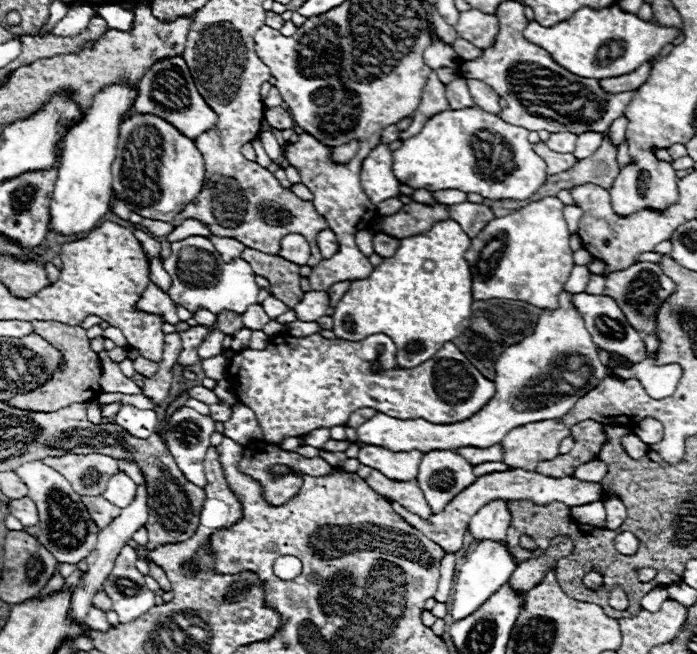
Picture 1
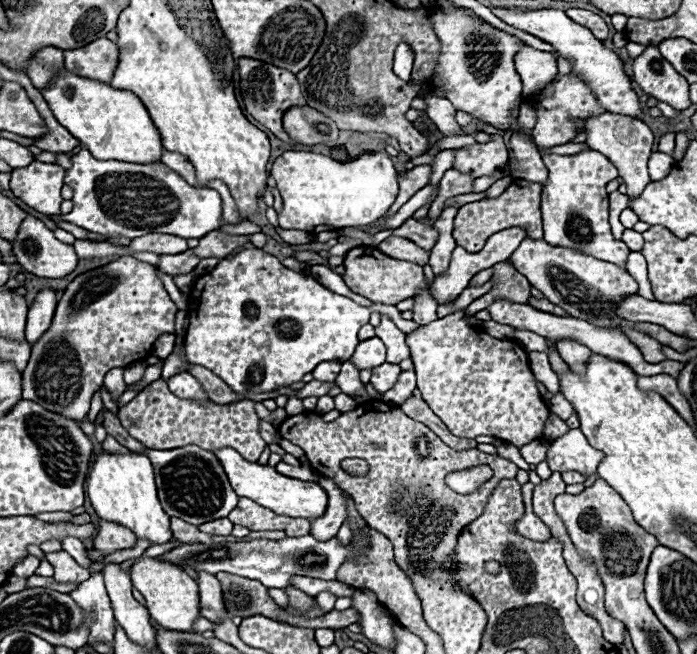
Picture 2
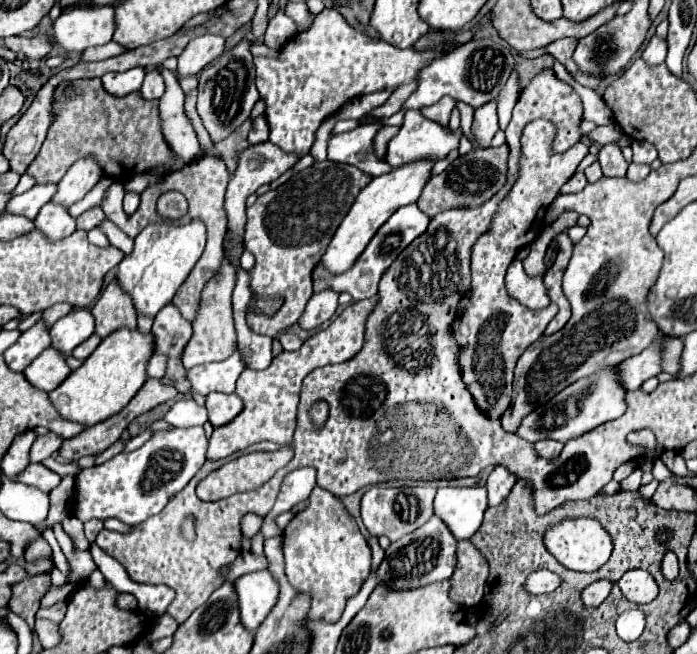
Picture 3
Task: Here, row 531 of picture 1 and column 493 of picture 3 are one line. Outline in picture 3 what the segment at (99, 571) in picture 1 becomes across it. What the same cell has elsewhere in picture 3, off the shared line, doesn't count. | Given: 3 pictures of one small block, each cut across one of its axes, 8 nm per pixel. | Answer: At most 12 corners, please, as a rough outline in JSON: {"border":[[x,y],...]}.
{"border":[[496,102],[474,114],[474,146],[488,148],[498,132]]}

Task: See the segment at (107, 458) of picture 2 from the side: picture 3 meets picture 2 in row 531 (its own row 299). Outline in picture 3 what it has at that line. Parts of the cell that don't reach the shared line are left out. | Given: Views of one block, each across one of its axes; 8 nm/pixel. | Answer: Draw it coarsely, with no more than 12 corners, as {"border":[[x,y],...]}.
{"border":[[160,222],[134,238],[116,282],[136,314],[170,304],[206,228]]}

